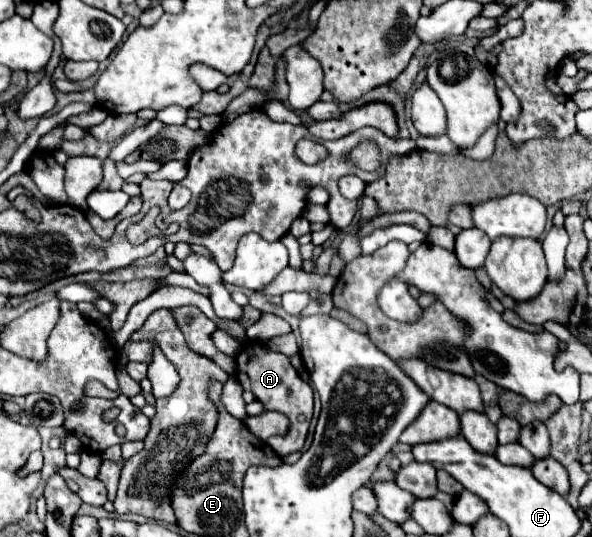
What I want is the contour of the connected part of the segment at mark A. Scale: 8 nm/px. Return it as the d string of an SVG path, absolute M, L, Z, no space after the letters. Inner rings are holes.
M247 341L243 343L239 355L235 357L237 363L237 379L243 385L245 391L251 391L269 411L281 411L291 419L289 433L285 437L271 437L269 445L279 457L285 457L293 451L299 451L305 443L307 429L313 417L313 389L309 383L305 383L299 373L289 363L289 357L271 351L263 343Z

